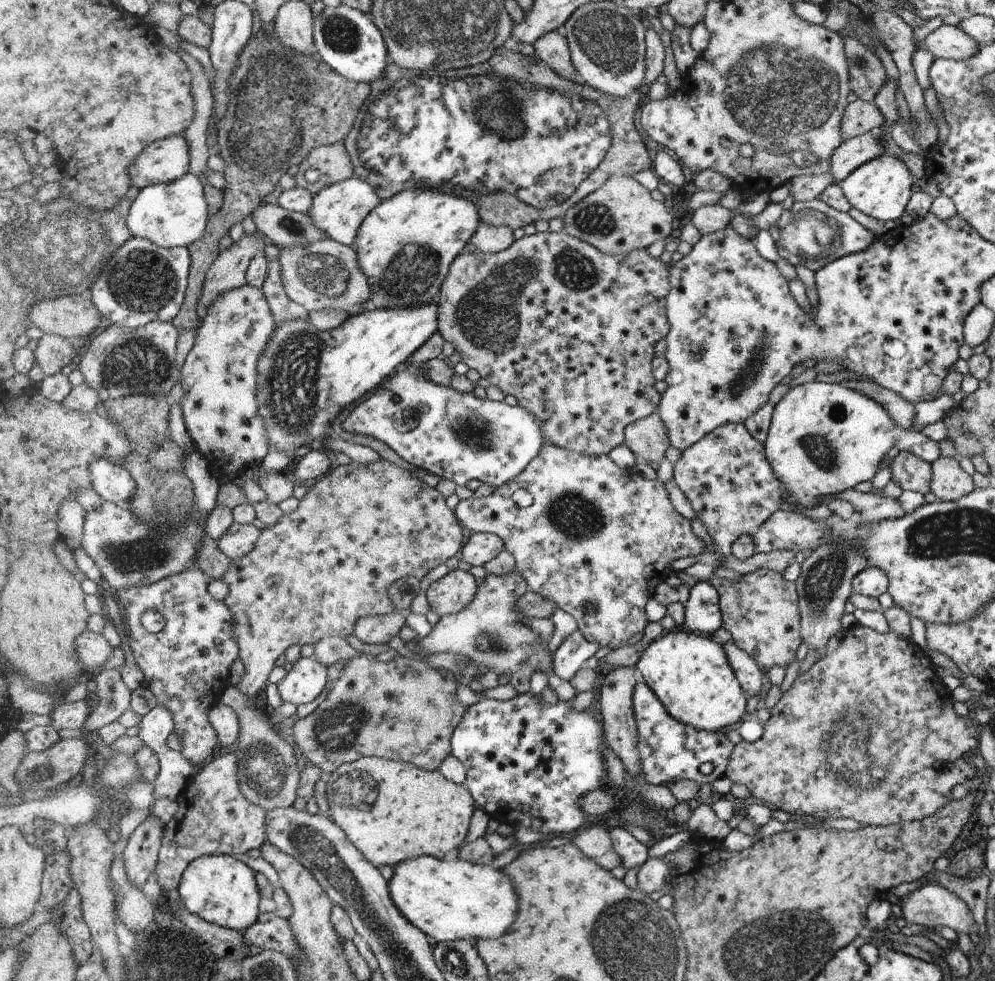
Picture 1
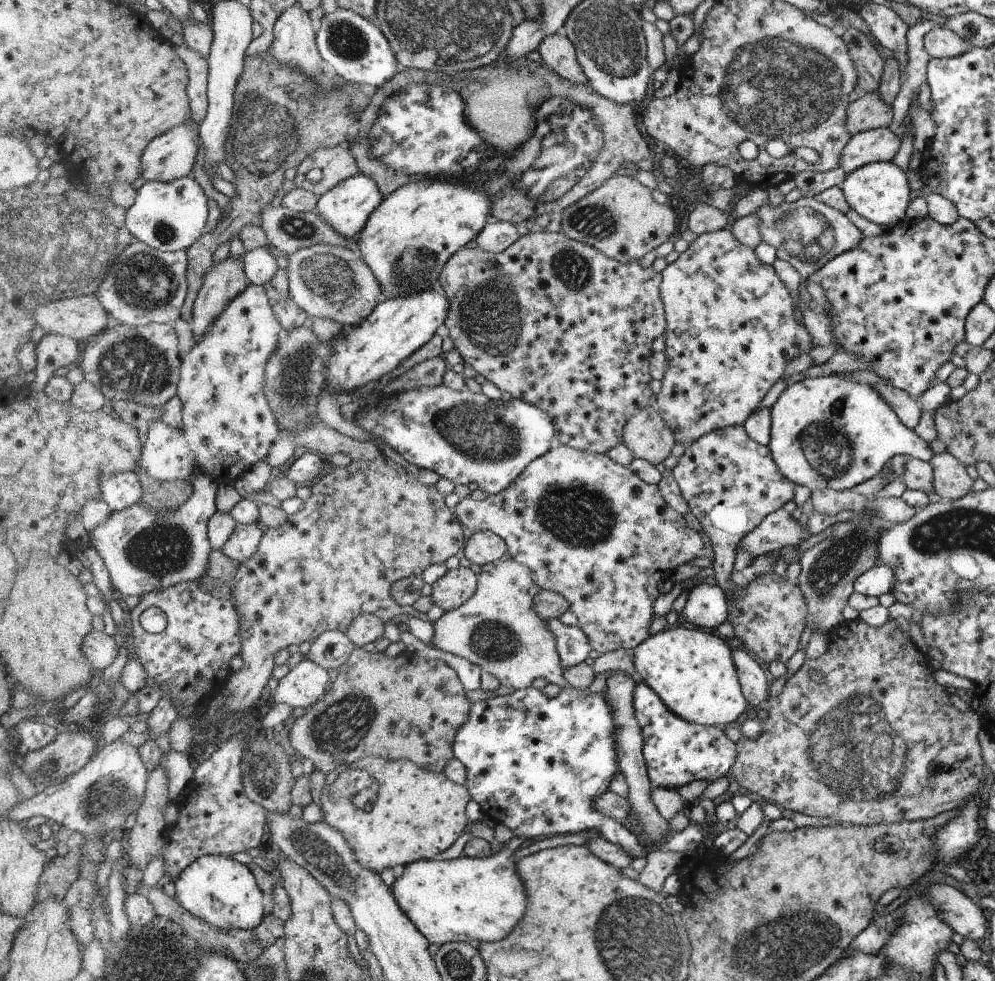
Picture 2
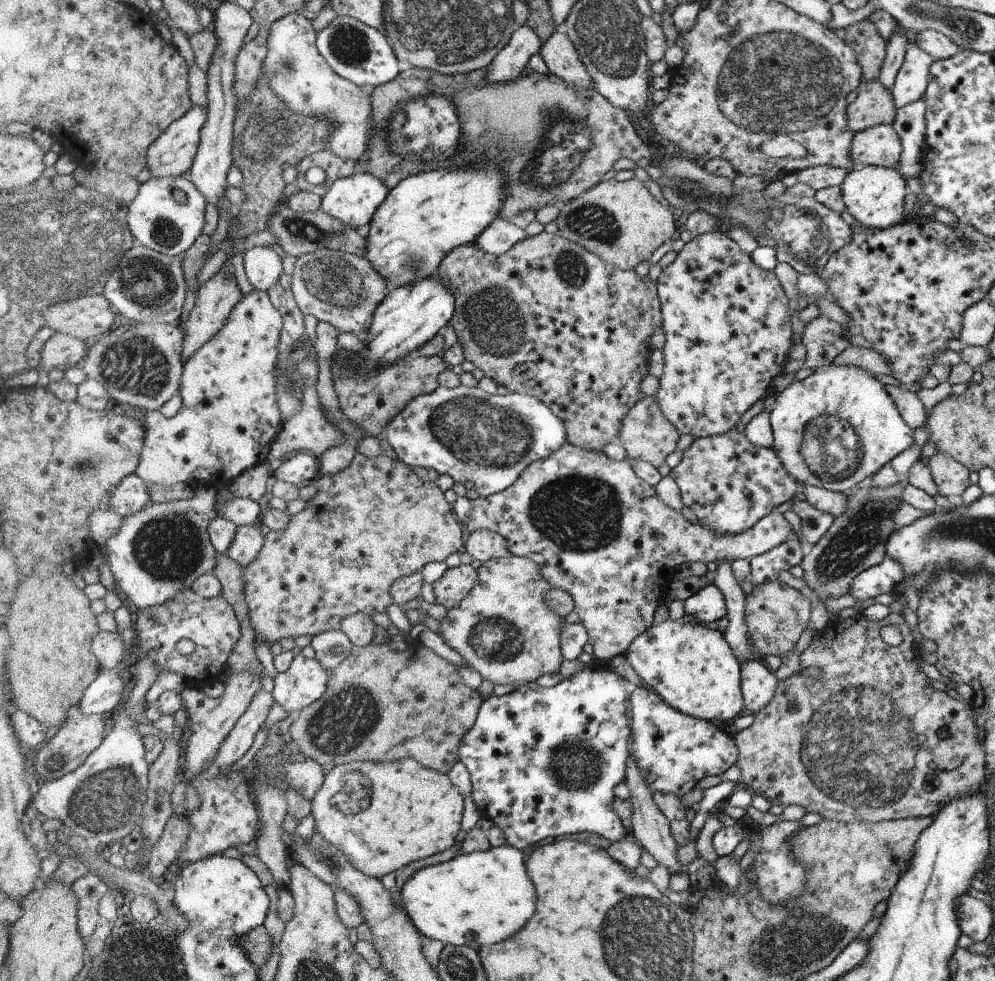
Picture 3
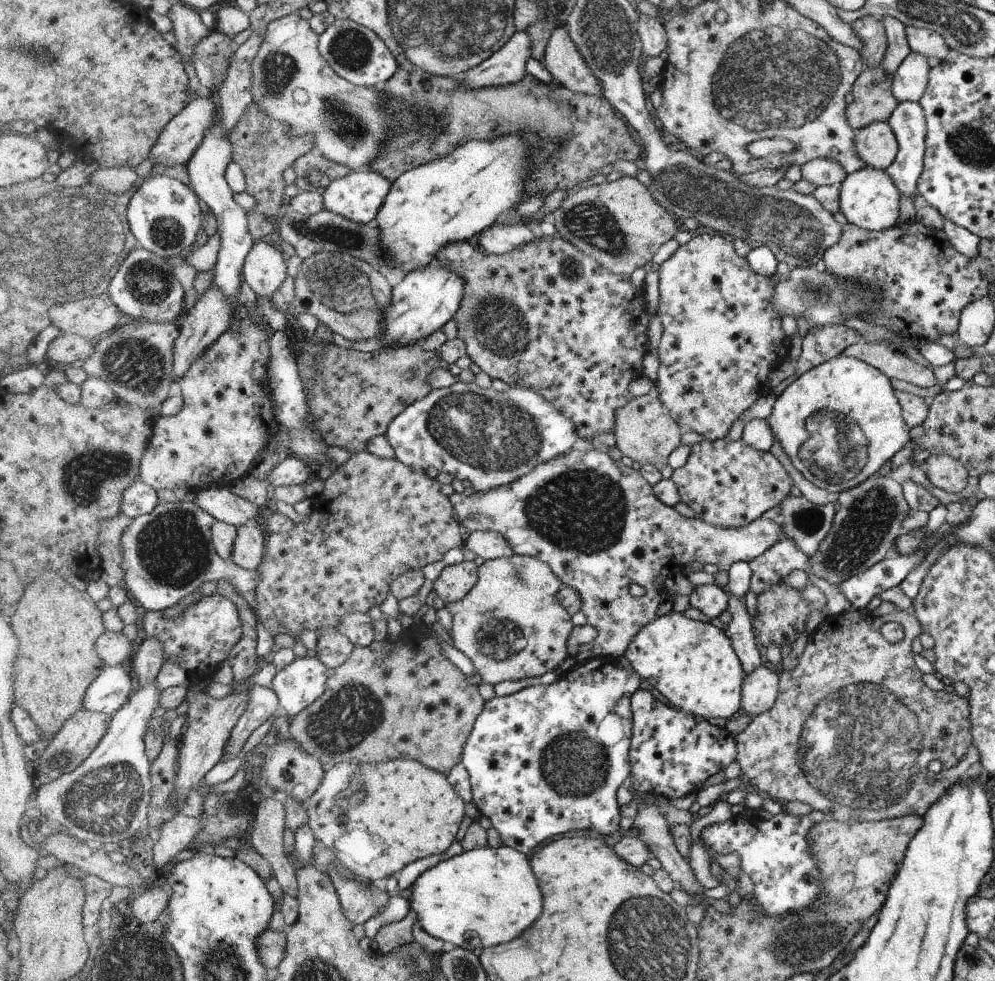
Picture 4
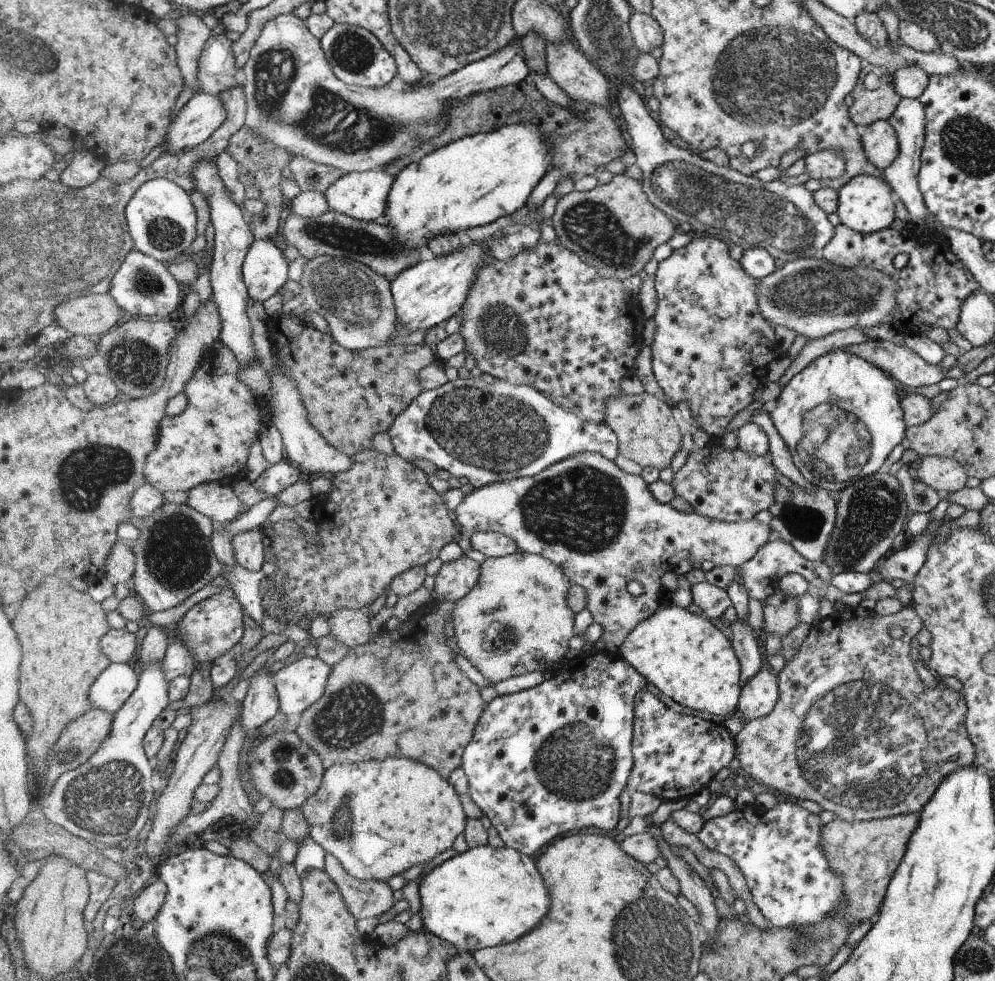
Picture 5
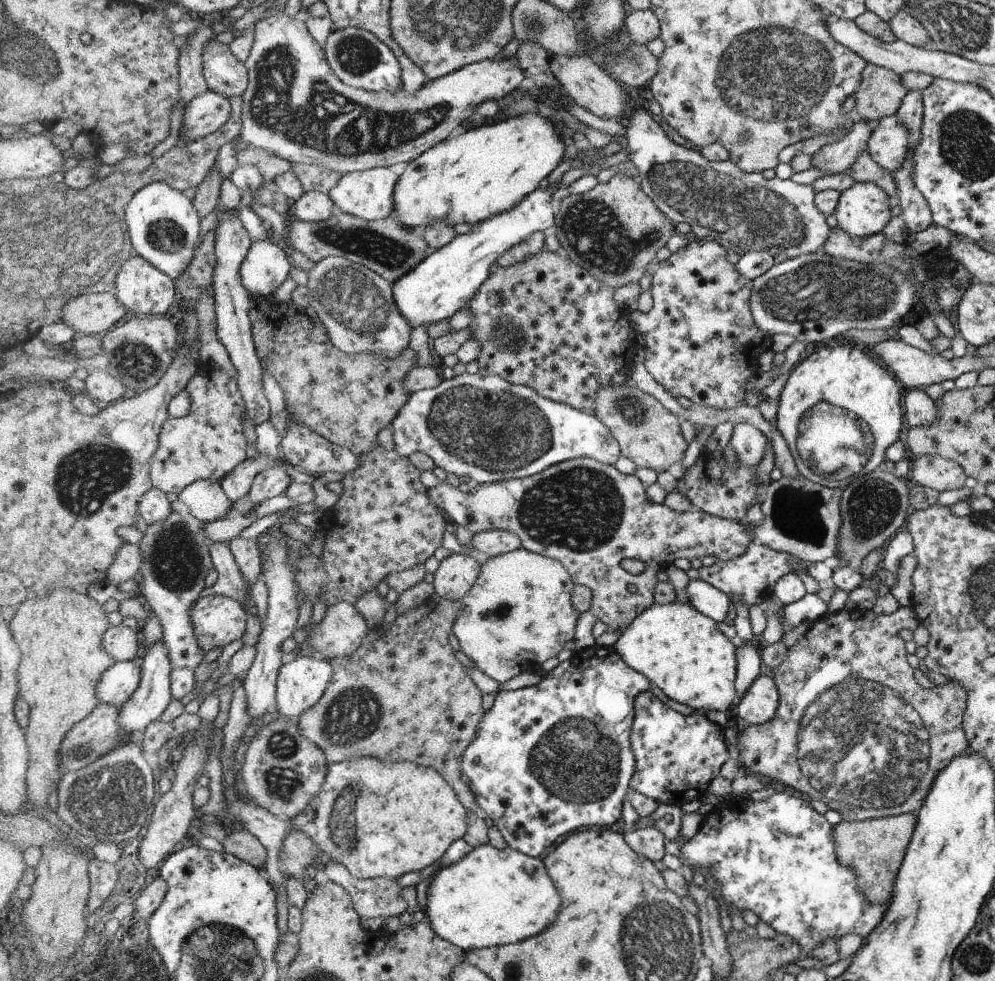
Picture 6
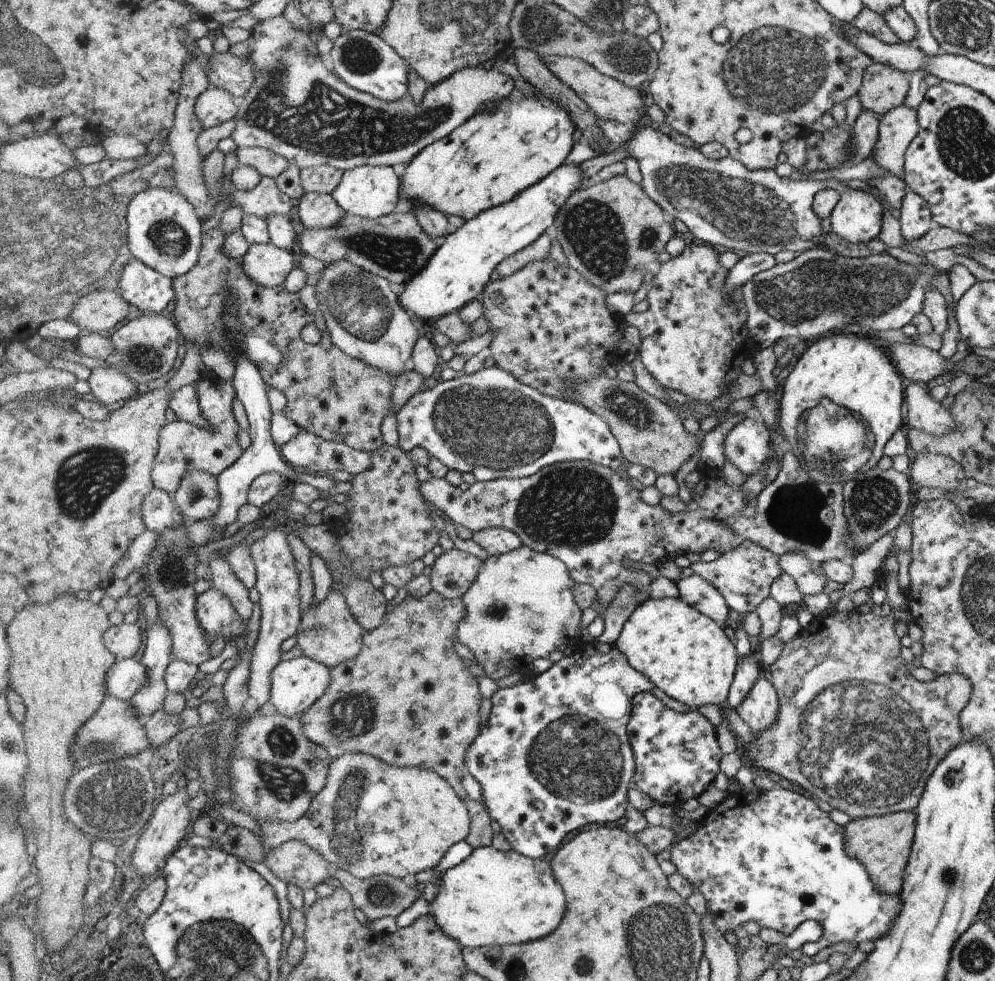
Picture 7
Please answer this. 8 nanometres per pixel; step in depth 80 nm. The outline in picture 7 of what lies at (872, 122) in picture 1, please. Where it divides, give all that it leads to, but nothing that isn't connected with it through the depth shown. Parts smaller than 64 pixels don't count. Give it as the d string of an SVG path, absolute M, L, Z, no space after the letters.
M873 62L863 75L863 86L856 95L864 111L873 112L880 118L890 113L891 109L896 109L904 104L911 88L909 74L904 74L902 71L882 63Z

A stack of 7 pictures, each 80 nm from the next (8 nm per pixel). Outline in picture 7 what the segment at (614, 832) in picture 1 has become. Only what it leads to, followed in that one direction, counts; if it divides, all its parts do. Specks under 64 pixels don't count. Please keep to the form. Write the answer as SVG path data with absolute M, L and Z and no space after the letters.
M594 640L591 643L575 645L572 650L568 651L565 658L555 662L552 667L539 674L532 682L498 688L491 696L493 705L489 717L482 724L482 732L466 752L466 769L467 773L472 774L480 783L481 802L492 820L496 820L500 824L501 832L510 843L512 850L533 859L542 859L542 856L554 854L561 847L560 844L564 842L564 836L568 836L570 832L580 830L582 826L588 826L588 824L608 825L609 822L616 822L625 816L626 806L629 806L626 792L628 792L630 780L635 773L634 753L627 735L627 724L632 714L632 698L638 693L652 692L654 687L651 679L637 671L615 644Z

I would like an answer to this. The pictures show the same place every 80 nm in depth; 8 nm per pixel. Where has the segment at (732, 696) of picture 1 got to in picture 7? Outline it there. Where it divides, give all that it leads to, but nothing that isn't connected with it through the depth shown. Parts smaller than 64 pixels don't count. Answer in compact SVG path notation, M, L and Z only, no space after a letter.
M680 597L652 599L640 603L627 618L616 639L615 645L624 653L625 658L637 671L649 679L674 700L685 704L686 708L700 708L704 704L722 704L729 697L738 668L736 666L736 649L726 638L724 630L713 618L696 610Z

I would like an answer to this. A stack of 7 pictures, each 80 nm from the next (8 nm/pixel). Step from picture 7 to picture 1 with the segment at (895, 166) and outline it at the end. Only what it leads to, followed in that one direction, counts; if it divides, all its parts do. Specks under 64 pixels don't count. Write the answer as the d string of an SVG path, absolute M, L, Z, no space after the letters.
M878 128L843 141L831 156L828 174L832 175L834 182L843 181L859 166L884 154L885 149L879 138L880 135L881 130Z

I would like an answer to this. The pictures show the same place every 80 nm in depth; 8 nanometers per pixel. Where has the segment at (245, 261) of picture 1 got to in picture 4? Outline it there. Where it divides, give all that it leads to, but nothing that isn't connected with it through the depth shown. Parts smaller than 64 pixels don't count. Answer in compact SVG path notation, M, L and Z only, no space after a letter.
M212 286L201 296L201 299L196 303L195 307L192 307L186 313L184 319L181 321L182 336L176 342L174 374L176 374L177 389L182 378L192 370L192 366L200 360L202 354L206 354L220 340L220 336L229 330L232 324L230 312L232 312L230 310L230 304L226 302L226 298L220 292L220 288L218 286Z

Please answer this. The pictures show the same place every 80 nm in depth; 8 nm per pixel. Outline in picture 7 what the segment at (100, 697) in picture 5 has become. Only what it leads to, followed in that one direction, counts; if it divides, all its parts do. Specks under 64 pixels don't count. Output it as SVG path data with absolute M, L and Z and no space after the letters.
M133 659L118 660L107 678L107 694L132 701L149 681L149 667L143 661Z

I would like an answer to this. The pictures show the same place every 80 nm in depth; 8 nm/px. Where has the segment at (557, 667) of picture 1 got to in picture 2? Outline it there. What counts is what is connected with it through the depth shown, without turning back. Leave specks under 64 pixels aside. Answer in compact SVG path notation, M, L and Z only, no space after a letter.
M548 619L547 626L557 640L562 670L586 660L593 648L580 627L565 626L560 619Z

